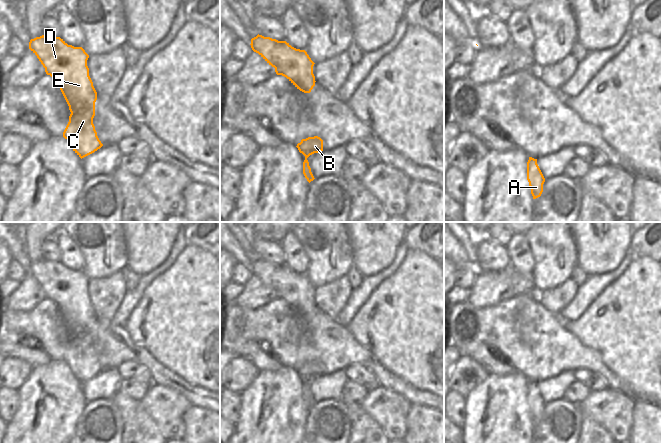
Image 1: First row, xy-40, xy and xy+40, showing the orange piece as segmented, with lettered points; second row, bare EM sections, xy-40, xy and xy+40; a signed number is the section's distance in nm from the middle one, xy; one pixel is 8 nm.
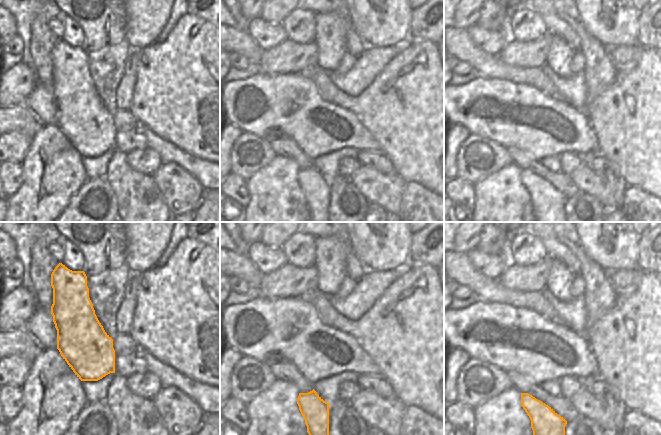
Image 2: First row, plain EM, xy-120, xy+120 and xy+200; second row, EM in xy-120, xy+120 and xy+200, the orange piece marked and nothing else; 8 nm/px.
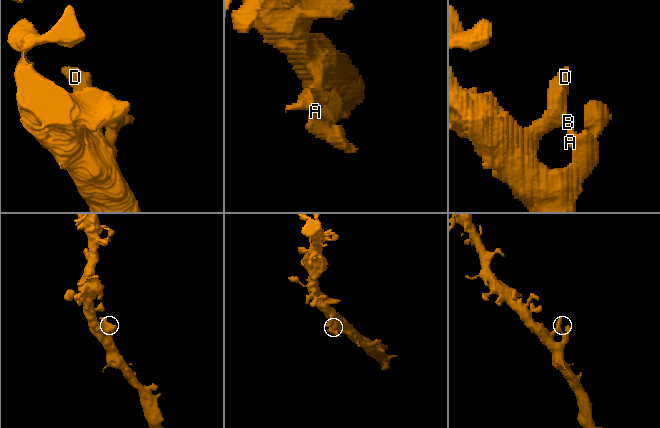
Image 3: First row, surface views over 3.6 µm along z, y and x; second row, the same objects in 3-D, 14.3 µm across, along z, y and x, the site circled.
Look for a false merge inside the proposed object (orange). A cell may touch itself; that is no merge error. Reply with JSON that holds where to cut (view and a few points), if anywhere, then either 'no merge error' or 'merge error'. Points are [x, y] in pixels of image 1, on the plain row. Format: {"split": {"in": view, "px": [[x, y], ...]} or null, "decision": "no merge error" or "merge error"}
{"split": null, "decision": "no merge error"}

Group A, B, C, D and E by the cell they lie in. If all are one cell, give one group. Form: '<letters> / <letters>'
A B C D E

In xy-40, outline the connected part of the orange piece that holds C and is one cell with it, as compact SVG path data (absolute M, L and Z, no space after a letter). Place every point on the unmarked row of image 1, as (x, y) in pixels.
M44 259L31 263L29 273L37 280L45 292L46 298L57 306L69 330L71 338L63 356L63 361L81 383L94 377L103 368L99 364L93 348L97 316L89 300L89 292L87 290L89 279L82 271L68 269L60 261L46 261Z

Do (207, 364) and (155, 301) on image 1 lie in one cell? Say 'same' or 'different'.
same

